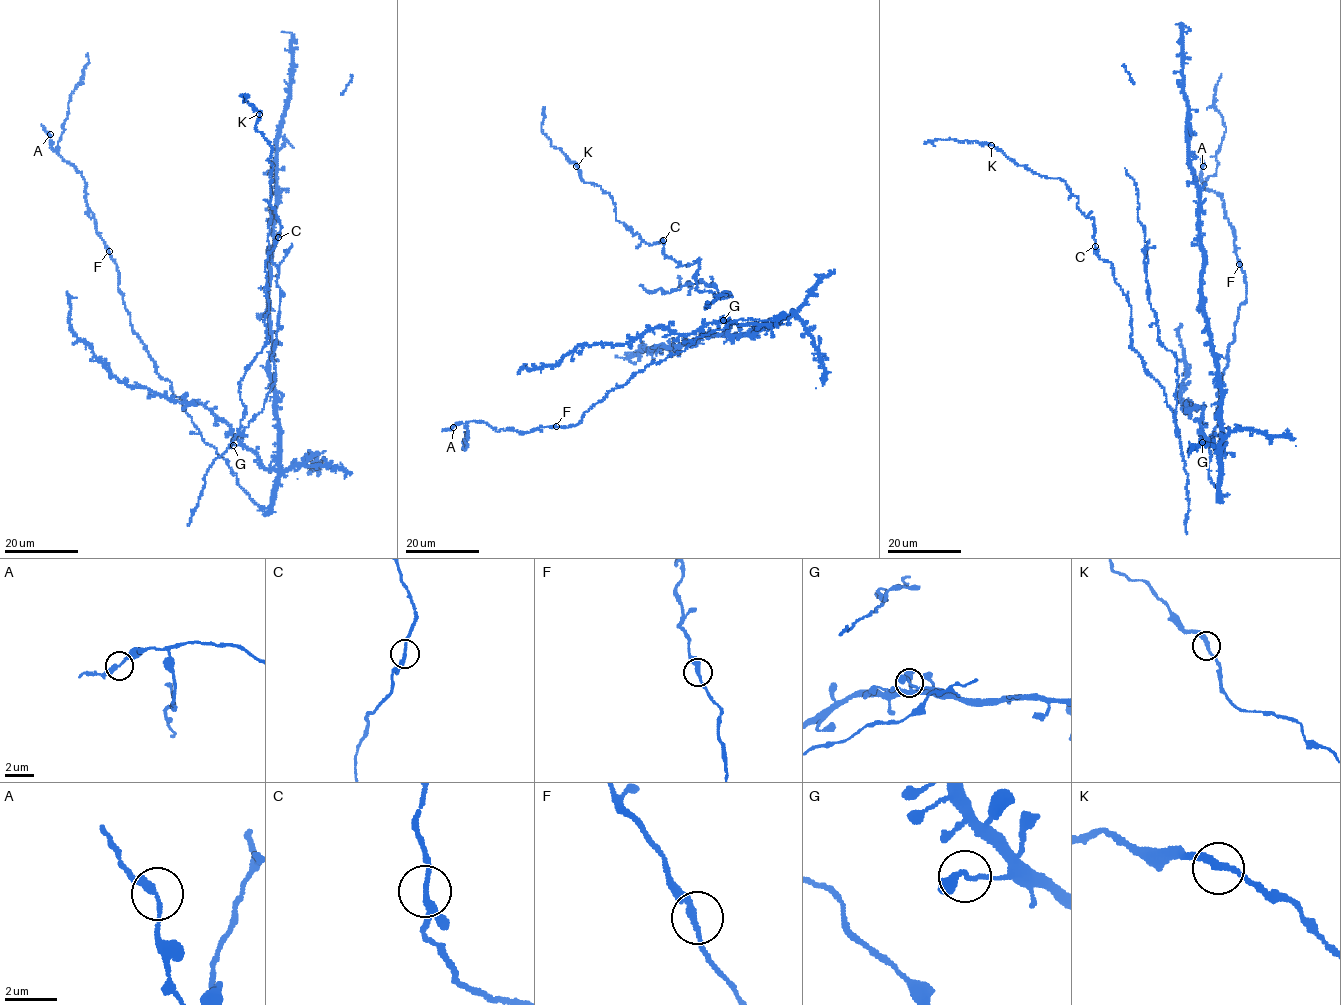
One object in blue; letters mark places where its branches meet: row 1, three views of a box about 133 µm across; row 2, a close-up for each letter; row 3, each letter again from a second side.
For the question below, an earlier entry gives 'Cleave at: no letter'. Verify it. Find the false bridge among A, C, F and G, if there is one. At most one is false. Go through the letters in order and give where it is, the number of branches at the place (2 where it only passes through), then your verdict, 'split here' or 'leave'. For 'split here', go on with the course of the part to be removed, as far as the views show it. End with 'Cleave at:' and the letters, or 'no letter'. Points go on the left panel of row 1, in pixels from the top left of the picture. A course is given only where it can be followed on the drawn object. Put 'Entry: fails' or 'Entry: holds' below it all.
A: at (50, 134); 2 branches meet; leave
C: at (278, 237); 2 branches meet; leave
F: at (109, 251); 2 branches meet; leave
G: at (233, 445); 2 branches meet; leave
Cleave at: no letter
Entry: holds

